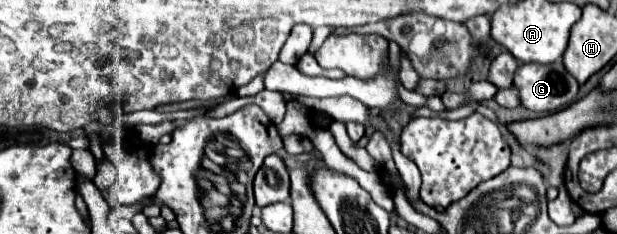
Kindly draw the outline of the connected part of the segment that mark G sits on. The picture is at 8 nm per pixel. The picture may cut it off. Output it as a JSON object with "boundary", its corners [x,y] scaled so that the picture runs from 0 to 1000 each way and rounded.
{"boundary":[[[909,261],[890,269],[890,278],[874,278],[874,269],[851,269],[835,303],[835,346],[831,363],[841,389],[841,423],[844,449],[861,466],[861,474],[877,474],[877,483],[900,483],[919,449],[929,440],[935,389],[938,389],[938,355],[932,346],[932,329],[916,295],[916,278]]]}

